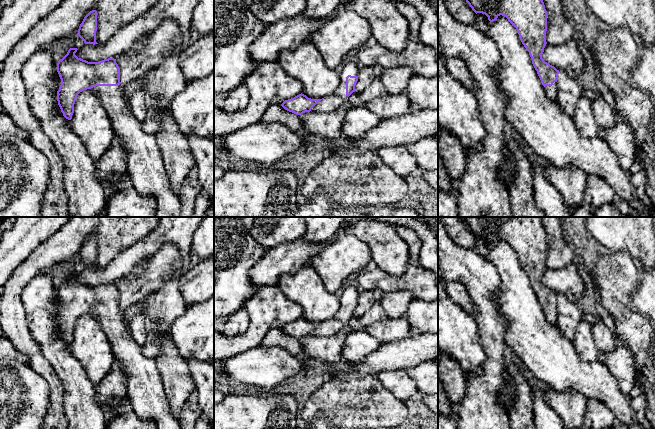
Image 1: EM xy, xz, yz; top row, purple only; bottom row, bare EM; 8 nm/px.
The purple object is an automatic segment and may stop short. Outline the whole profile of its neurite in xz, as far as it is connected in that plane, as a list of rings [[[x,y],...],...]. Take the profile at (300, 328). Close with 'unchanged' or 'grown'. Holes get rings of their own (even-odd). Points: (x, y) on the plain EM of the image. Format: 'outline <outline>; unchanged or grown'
outline [[[345,284],[340,295],[340,309],[333,318],[322,323],[311,323],[304,318],[299,318],[294,322],[285,324],[281,330],[296,339],[305,336],[333,336],[348,326],[349,320],[355,316],[355,309],[358,305],[360,290],[351,285]]]; grown

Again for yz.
outline [[[459,217],[469,228],[472,234],[485,238],[490,246],[500,239],[506,241],[516,252],[519,262],[529,276],[532,288],[544,310],[545,316],[551,325],[557,322],[557,304],[559,294],[545,286],[542,282],[546,266],[547,235],[540,217]]]; grown

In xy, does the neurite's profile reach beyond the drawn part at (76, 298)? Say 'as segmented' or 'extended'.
extended

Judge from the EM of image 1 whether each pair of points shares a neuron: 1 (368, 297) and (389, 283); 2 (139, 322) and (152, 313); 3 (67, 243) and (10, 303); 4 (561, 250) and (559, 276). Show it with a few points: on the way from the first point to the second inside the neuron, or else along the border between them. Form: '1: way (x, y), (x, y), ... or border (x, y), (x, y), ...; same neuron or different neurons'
1: border (370, 290), (376, 293); different neurons
2: border (143, 314), (147, 332), (145, 342); different neurons
3: way (50, 252), (14, 286); same neuron
4: border (571, 262), (557, 268), (547, 268); different neurons

